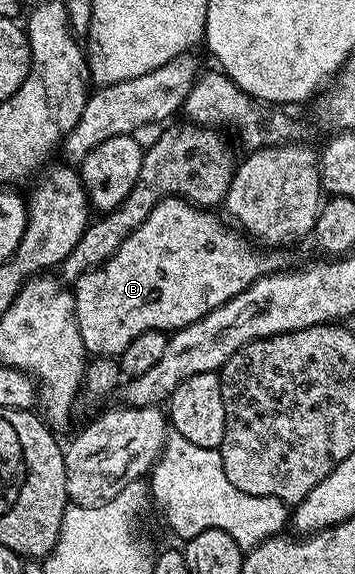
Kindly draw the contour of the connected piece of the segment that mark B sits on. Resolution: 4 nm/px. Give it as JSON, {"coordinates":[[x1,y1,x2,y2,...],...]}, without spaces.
{"coordinates":[[166,197,160,203,156,203,156,207,152,207,148,219,144,219,144,223,140,223,140,227,136,227,136,231,132,231,132,235,128,235,128,239,124,239,124,243,120,243,120,247,106,262,97,265,95,269,89,269,84,275,80,275,77,281,73,282,72,292,76,307,76,323,80,327,80,339,84,339,87,354,117,358,124,351,124,347,128,347,128,343,132,343,132,339,136,339,136,335,144,335,144,331,156,331,157,329,173,331,188,327,192,323,196,323,196,319,204,319,204,315,208,315,208,311,212,311,223,305,228,299,240,295,240,291,247,289,259,277,287,268,286,257,282,254,285,252,262,251,266,253,257,253,253,249,255,246,237,228,229,227,230,229,226,229,227,222,221,216,218,218,214,213,217,212,206,207,191,205,189,201,183,201,181,197]]}

